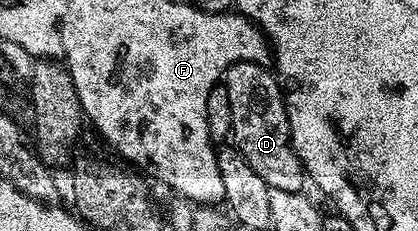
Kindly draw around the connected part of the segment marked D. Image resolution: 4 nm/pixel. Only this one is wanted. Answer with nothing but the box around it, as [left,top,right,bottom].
[221,63,304,193]

